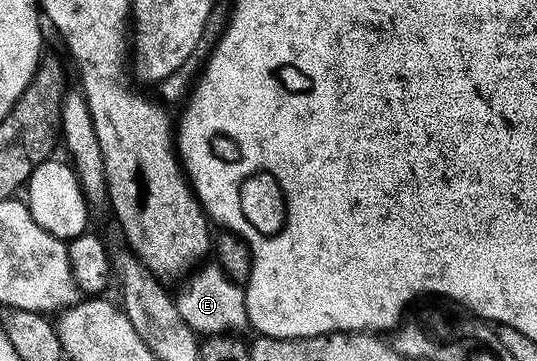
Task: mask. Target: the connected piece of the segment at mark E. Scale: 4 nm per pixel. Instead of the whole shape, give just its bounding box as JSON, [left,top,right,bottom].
[174,263,249,337]

